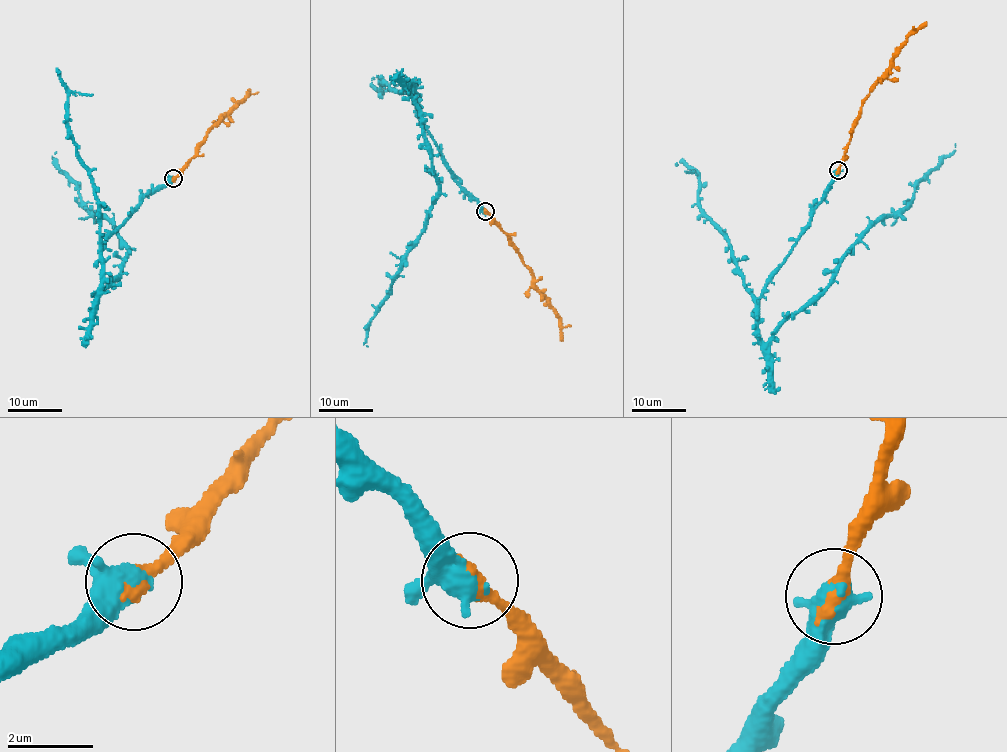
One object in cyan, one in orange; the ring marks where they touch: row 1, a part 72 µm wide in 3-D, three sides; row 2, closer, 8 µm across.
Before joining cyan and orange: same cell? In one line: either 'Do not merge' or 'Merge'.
Merge

